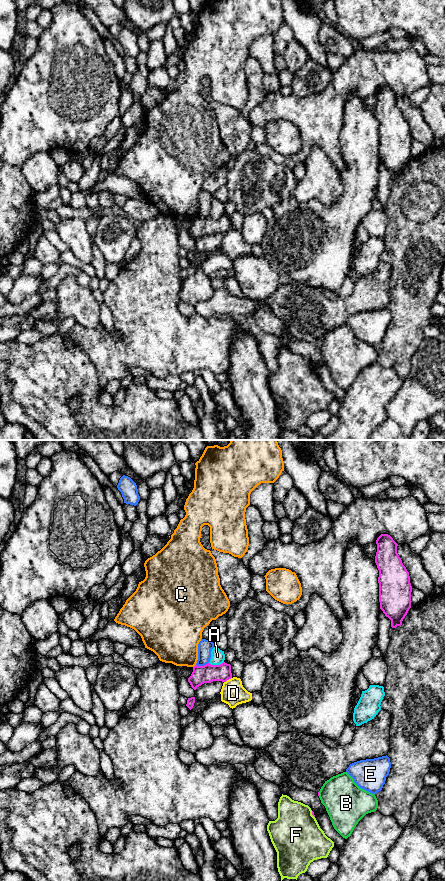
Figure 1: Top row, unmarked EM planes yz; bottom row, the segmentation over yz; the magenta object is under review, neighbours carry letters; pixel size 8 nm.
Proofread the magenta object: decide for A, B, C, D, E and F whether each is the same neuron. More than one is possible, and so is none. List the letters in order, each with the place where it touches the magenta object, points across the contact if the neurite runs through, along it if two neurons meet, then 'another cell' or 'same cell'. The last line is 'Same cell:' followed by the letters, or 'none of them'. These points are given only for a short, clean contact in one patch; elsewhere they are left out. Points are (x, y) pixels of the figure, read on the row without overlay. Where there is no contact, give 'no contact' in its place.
A: yz (216, 217) | another cell
B: yz (318, 346) | another cell
C: yz (194, 218) | another cell
D: yz (227, 231) | another cell
E: yz (202, 218) | another cell
F: yz (312, 366) | another cell
Same cell: none of them

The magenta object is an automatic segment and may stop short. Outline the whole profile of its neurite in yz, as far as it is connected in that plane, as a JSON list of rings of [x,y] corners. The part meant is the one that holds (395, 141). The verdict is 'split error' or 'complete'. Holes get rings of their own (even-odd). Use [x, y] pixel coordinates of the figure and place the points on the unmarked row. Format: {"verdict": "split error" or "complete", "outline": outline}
{"verdict": "complete", "outline": [[[381,86],[376,96],[380,161],[391,172],[391,179],[396,180],[411,160],[410,128],[397,105],[398,96],[390,87]]]}

